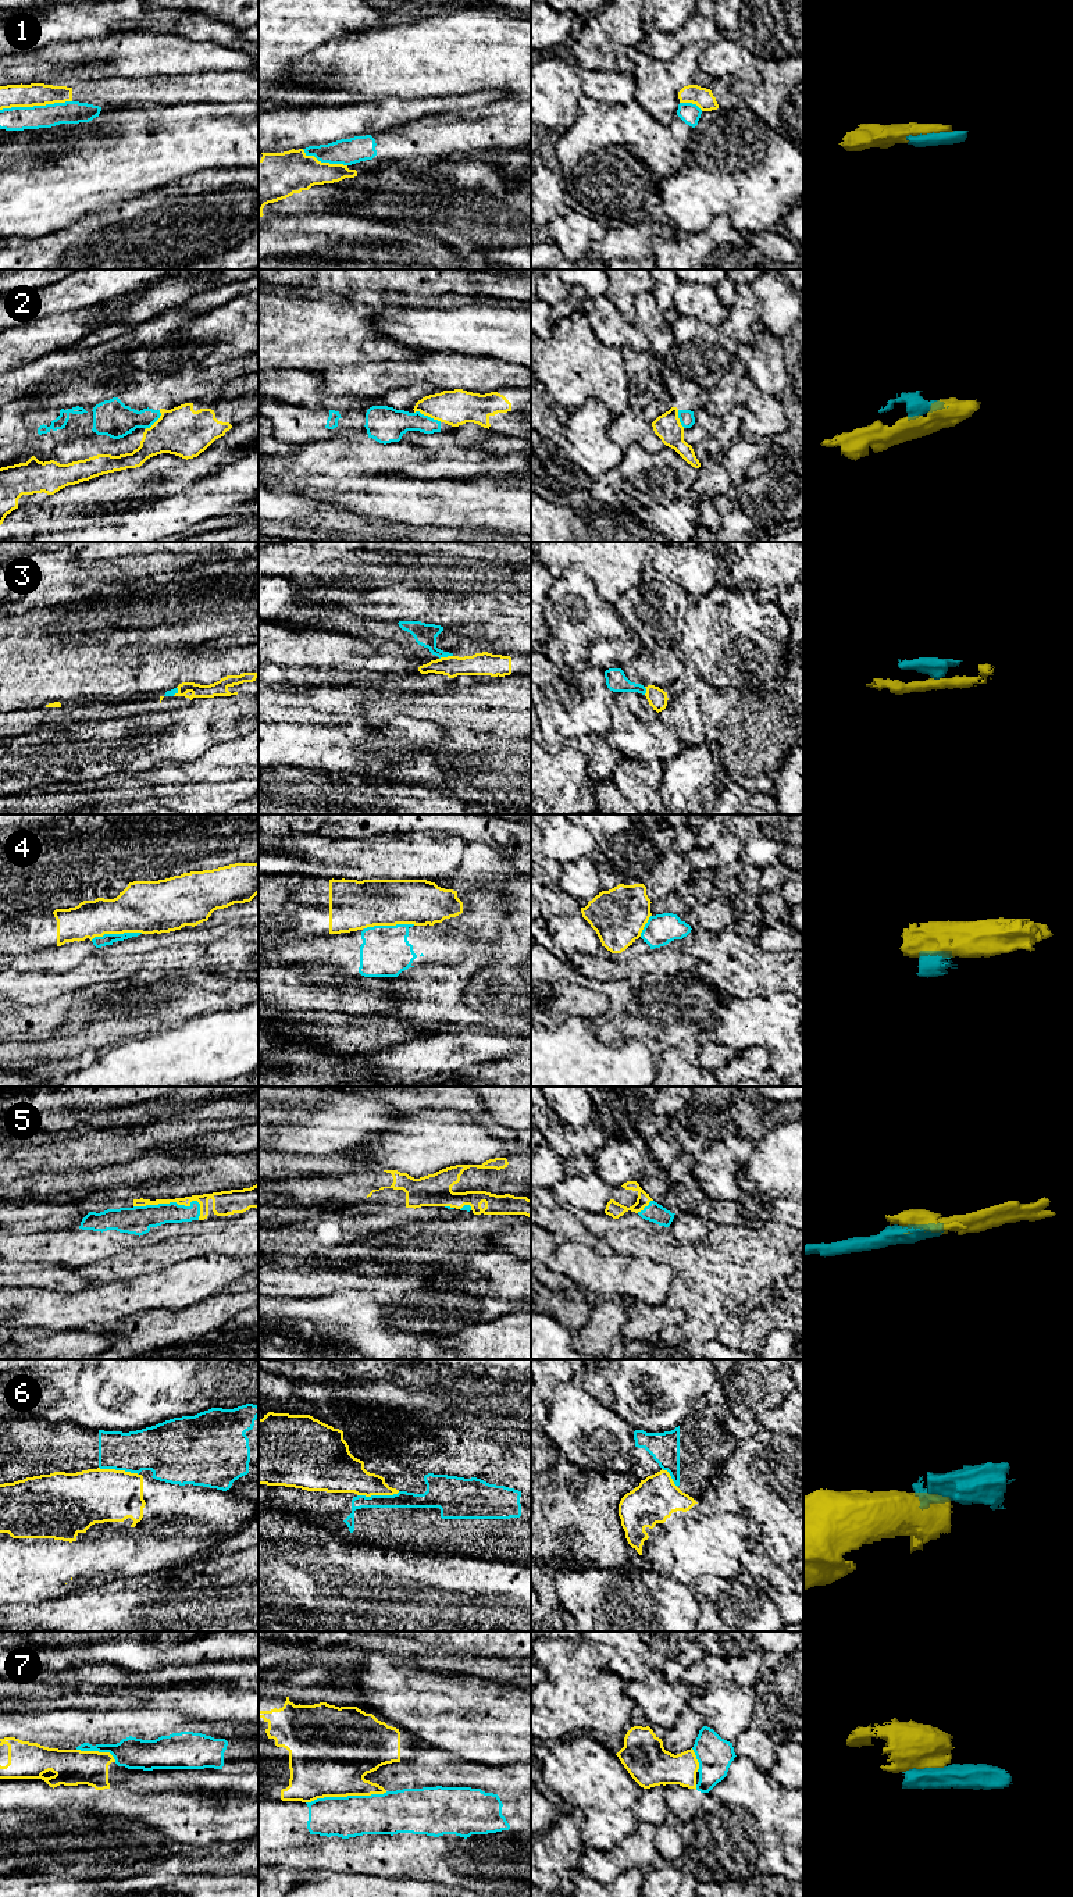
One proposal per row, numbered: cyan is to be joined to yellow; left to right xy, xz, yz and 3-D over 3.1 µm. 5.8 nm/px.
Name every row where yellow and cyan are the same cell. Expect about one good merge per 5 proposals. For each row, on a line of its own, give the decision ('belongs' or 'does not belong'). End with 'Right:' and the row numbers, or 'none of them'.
1: does not belong
2: does not belong
3: belongs
4: does not belong
5: belongs
6: does not belong
7: does not belong
Right: 3, 5

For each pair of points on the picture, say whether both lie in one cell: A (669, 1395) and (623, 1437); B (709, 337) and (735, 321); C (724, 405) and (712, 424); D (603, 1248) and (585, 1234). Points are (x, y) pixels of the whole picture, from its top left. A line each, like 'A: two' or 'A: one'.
A: two
B: two
C: two
D: one

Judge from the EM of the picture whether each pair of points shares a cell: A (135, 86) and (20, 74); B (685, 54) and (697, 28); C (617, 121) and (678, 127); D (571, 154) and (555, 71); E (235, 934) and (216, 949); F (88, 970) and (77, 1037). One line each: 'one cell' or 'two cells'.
A: two cells
B: two cells
C: one cell
D: two cells
E: one cell
F: two cells

